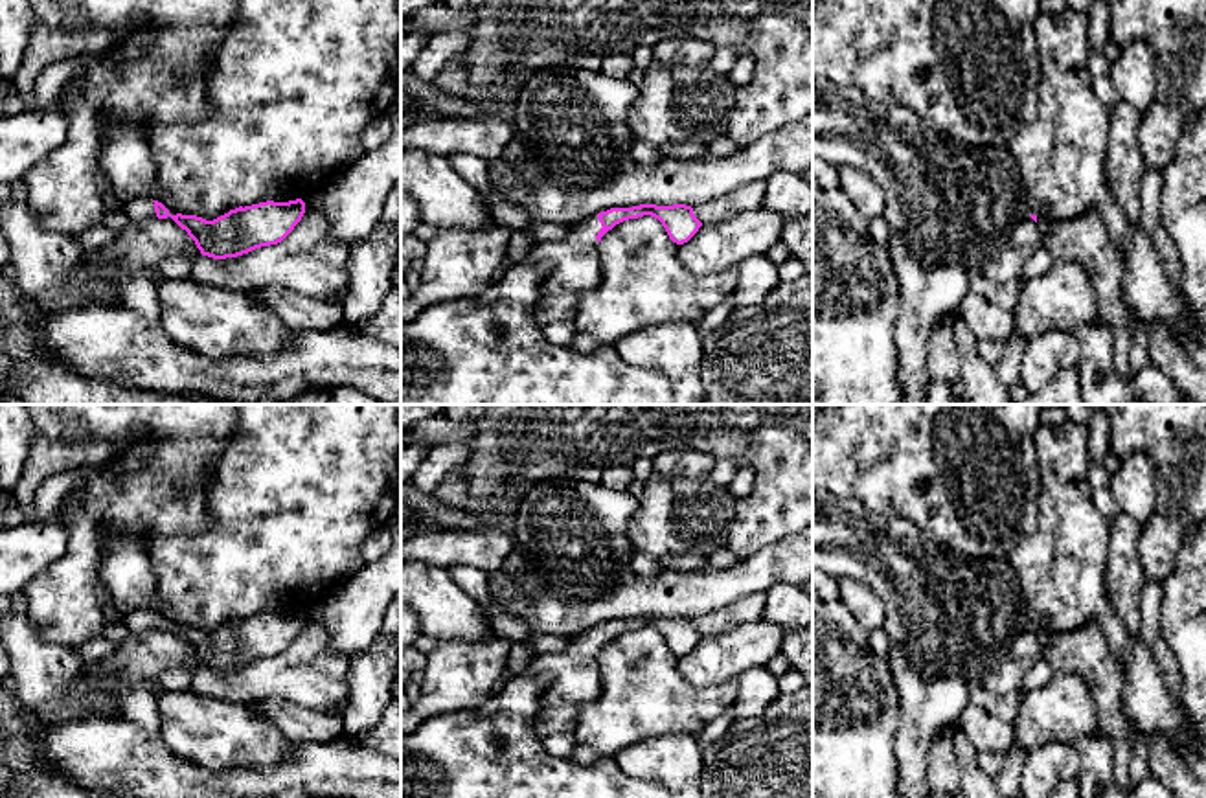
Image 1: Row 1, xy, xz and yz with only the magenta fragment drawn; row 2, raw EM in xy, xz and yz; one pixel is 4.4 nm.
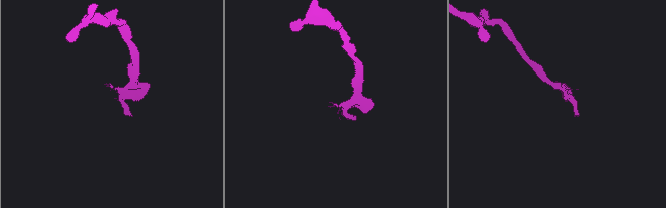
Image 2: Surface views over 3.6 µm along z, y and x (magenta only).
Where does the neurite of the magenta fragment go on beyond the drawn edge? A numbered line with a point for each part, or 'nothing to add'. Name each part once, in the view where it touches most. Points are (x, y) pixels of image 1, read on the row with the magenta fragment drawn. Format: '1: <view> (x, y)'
1: xz (574, 263)

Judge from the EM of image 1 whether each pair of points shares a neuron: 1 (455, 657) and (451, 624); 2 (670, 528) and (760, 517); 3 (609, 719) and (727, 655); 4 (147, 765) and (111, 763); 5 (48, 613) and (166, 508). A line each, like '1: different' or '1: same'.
1: different
2: different
3: different
4: same
5: same

